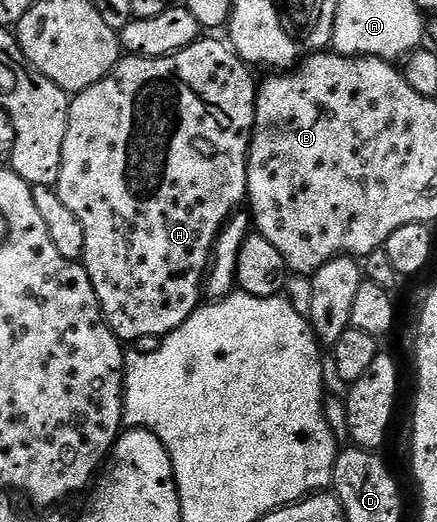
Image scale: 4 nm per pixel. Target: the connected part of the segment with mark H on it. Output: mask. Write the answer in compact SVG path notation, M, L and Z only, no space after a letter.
M201 37L200 41L165 58L121 57L118 65L105 78L75 95L68 103L60 179L54 189L62 204L66 204L66 208L70 208L74 216L78 216L78 224L82 224L82 232L86 235L82 265L90 276L90 284L94 284L94 292L98 296L100 310L108 327L124 344L136 342L139 338L160 340L164 335L172 334L179 326L186 324L188 317L202 304L220 231L229 218L243 207L240 205L245 205L248 196L248 149L252 143L252 129L256 119L258 82L257 79L252 79L253 71L245 66L227 41L215 42L212 38L215 37Z

